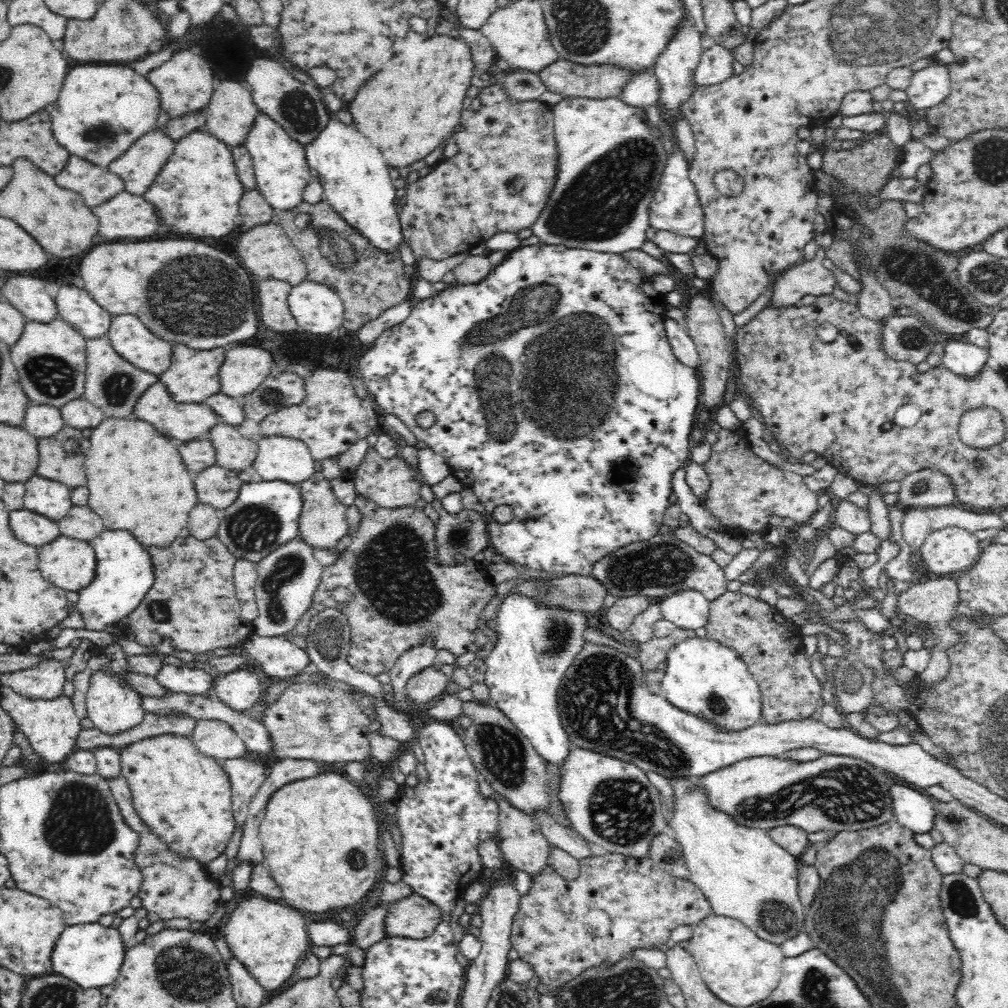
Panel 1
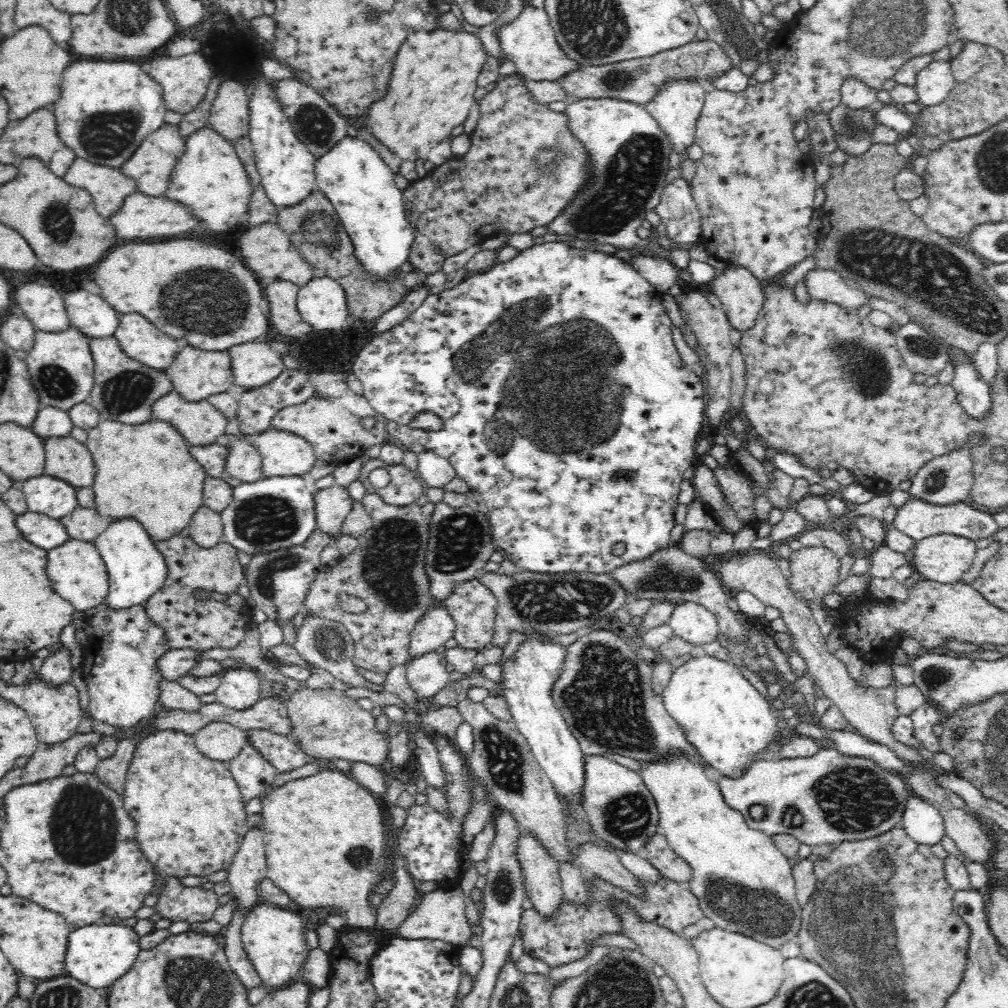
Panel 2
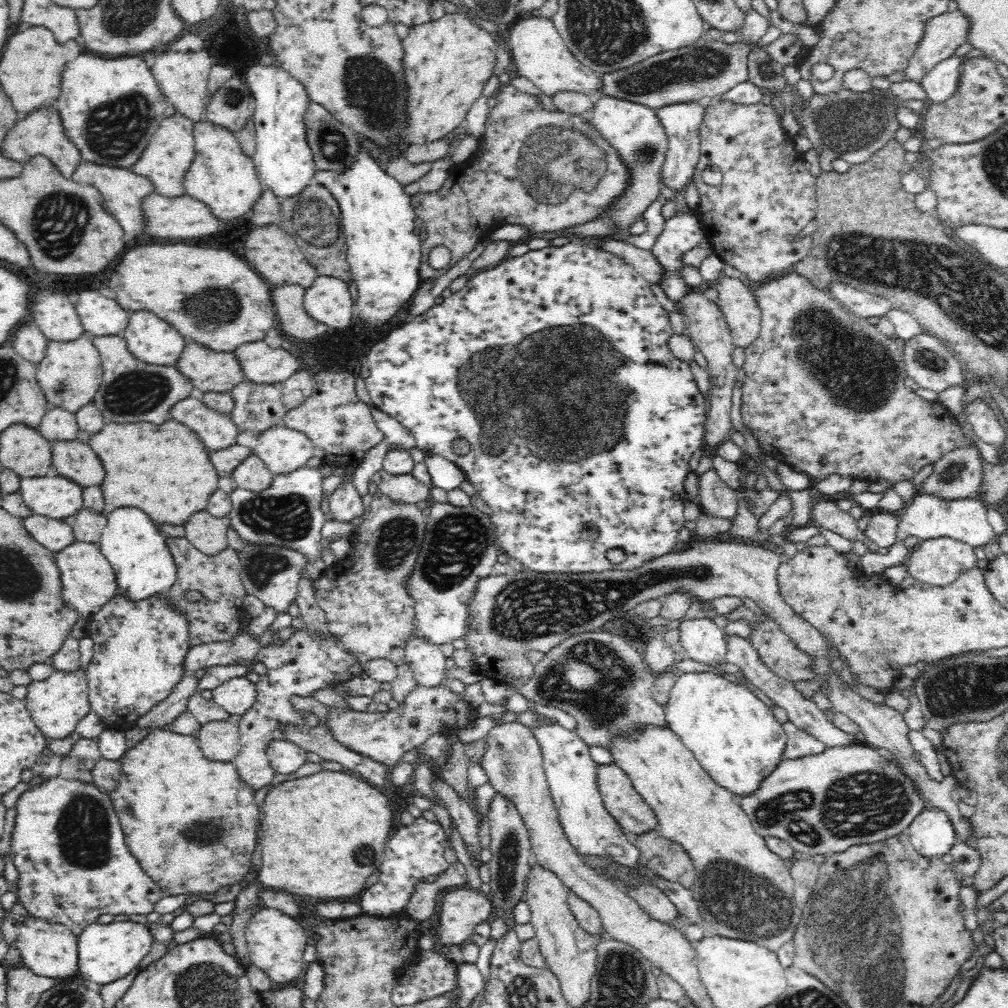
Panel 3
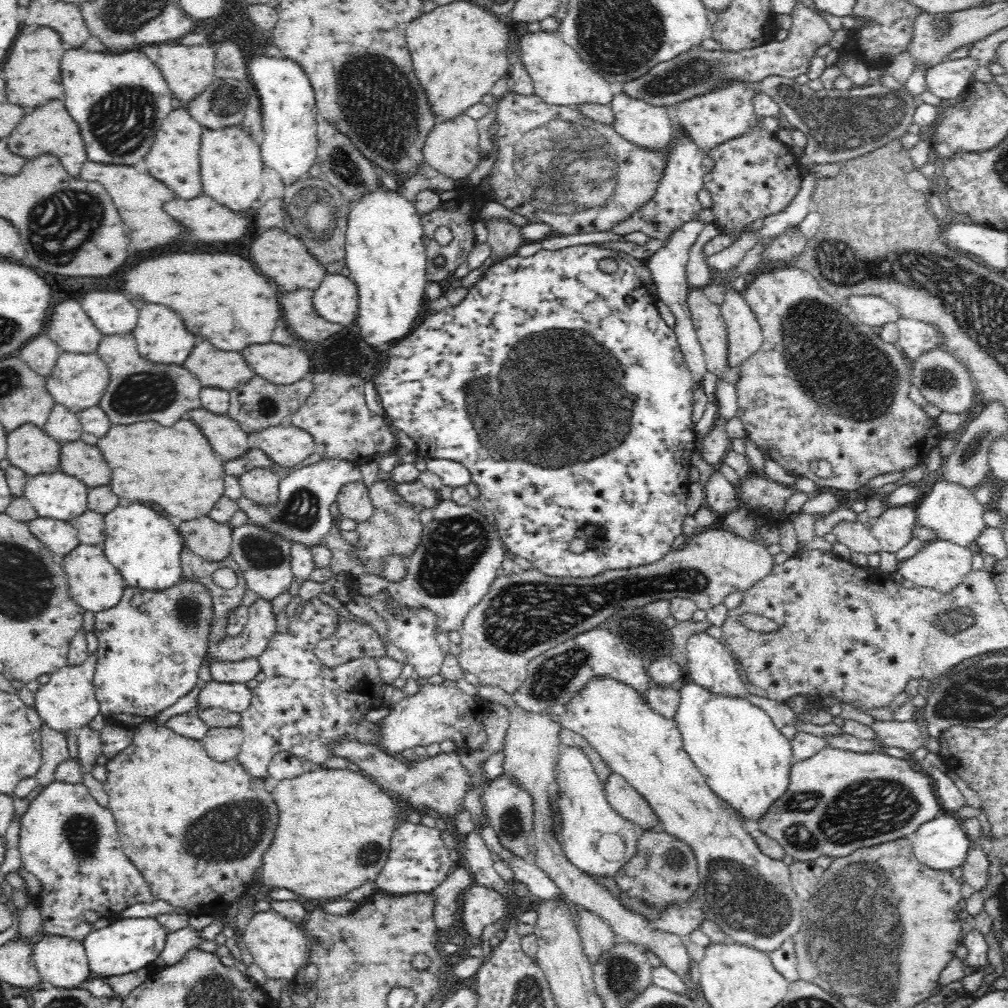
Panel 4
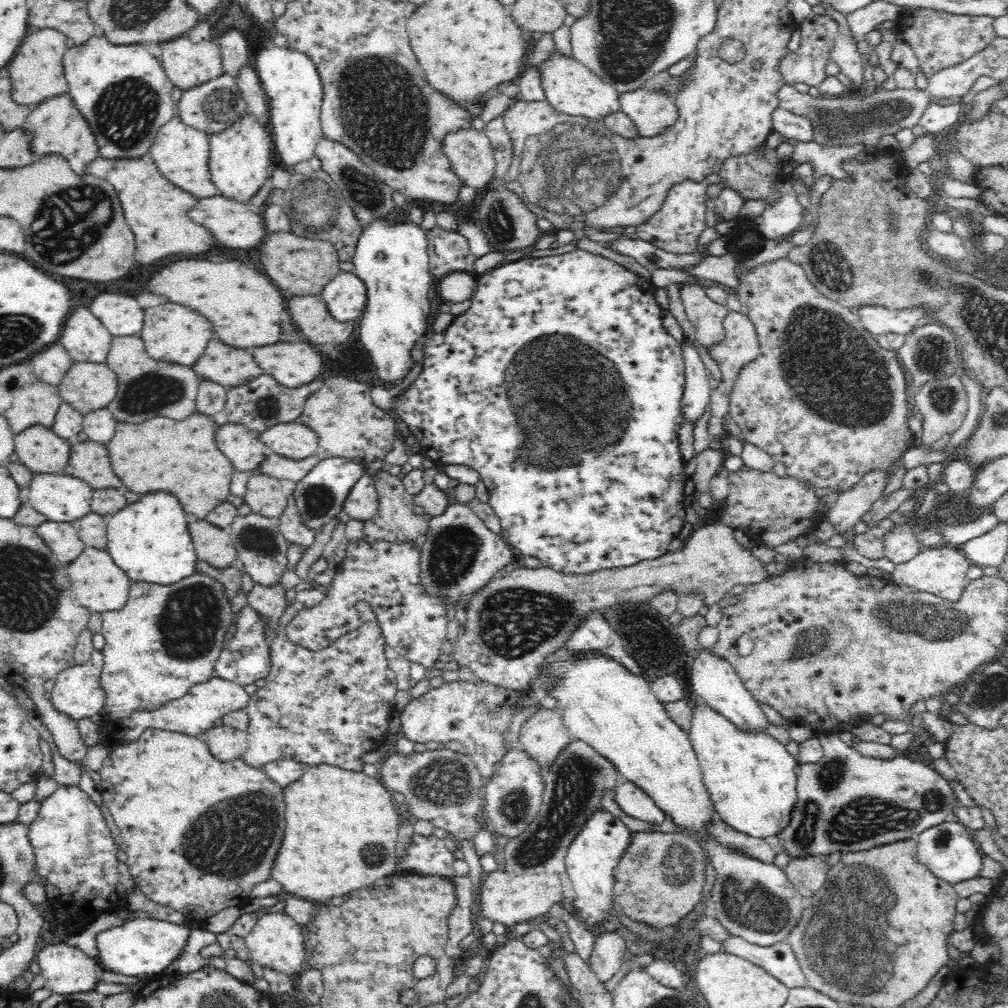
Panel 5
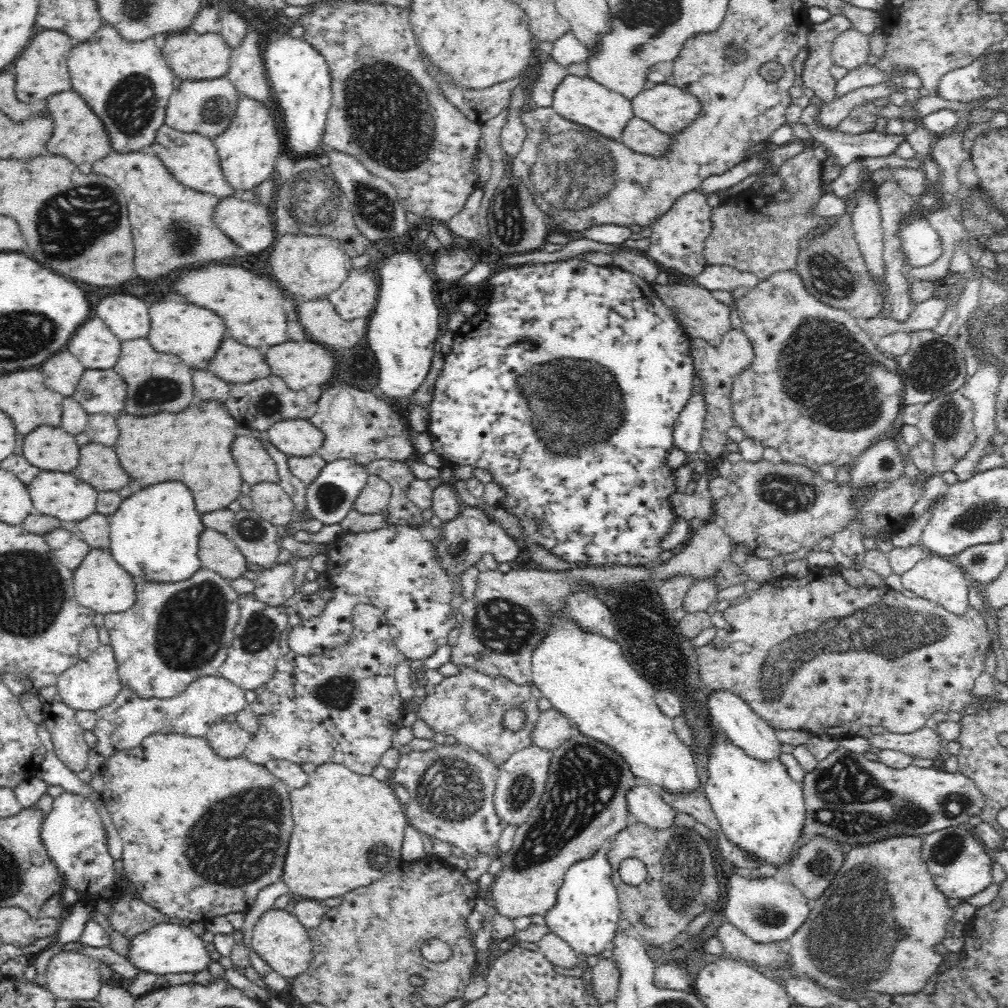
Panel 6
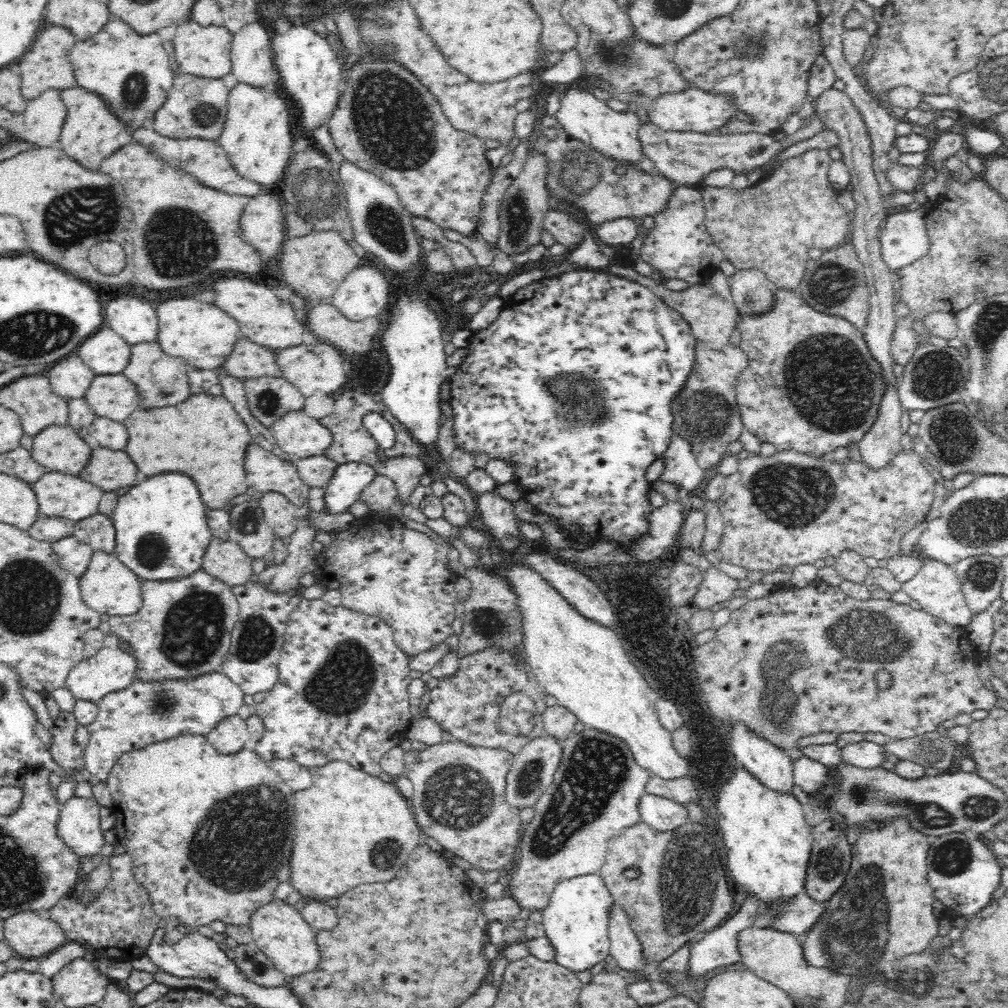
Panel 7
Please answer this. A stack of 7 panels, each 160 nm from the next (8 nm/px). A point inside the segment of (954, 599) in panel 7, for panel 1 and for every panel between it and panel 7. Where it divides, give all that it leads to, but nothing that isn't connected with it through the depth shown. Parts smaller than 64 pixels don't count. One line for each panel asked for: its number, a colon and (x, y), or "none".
1: (947, 551)
2: (943, 558)
3: (940, 561)
4: (942, 565)
5: (942, 571)
6: (940, 581)

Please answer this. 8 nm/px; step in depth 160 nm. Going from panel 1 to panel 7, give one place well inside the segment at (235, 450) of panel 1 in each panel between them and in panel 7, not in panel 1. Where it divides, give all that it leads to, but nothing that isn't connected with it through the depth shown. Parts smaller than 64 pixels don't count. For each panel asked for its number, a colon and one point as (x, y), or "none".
2: (243, 462)
3: (253, 475)
4: (261, 485)
5: (264, 495)
6: (272, 503)
7: (279, 513)

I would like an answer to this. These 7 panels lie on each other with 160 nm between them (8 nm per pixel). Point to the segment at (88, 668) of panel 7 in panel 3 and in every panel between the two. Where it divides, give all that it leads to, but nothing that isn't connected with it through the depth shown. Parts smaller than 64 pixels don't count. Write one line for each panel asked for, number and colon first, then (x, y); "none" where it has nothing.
3: (56, 704)
4: (67, 702)
5: (78, 692)
6: (91, 684)

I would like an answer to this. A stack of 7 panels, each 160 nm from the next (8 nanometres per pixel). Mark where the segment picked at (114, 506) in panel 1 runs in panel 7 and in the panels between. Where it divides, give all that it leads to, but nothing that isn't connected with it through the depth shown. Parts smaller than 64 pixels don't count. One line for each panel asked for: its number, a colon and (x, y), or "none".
2: (146, 472)
3: (165, 471)
4: (176, 468)
5: (180, 456)
6: (194, 445)
7: (204, 437)

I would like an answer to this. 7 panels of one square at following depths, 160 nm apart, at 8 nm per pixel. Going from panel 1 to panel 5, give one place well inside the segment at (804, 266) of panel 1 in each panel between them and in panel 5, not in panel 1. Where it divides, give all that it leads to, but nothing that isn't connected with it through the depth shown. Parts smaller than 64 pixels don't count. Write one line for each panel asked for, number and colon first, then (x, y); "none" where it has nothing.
2: (822, 284)
3: (863, 304)
4: (870, 310)
5: (877, 320)

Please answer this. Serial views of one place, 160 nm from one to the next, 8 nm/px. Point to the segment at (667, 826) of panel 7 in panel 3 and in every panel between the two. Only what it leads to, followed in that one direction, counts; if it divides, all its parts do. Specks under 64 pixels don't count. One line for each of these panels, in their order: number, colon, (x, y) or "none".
3: (621, 799)
4: (622, 797)
5: (633, 800)
6: (645, 803)

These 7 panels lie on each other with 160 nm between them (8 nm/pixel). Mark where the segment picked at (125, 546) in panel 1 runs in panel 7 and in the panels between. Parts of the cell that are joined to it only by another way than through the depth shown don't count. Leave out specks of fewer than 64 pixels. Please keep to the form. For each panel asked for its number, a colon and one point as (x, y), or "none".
2: (136, 569)
3: (144, 566)
4: (143, 545)
5: (149, 540)
6: (154, 534)
7: (161, 528)

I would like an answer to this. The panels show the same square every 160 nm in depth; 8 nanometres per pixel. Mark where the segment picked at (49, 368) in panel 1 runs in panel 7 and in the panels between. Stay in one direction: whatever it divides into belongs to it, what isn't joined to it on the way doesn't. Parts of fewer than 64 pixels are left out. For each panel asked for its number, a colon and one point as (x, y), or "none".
2: (61, 367)
3: (70, 375)
4: (78, 381)
5: (87, 386)
6: (99, 392)
7: (115, 397)

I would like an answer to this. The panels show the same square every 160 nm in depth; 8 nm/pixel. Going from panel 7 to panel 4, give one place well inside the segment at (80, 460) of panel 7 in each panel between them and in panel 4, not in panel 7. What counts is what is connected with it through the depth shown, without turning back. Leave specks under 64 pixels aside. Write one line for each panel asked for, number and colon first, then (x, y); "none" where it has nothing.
4: (29, 448)
5: (38, 448)
6: (49, 448)

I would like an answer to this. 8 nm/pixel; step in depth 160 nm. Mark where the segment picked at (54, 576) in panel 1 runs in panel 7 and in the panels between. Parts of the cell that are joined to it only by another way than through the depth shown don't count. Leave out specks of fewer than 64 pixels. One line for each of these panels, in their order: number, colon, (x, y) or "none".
2: (77, 572)
3: (88, 581)
4: (95, 584)
5: (97, 583)
6: (100, 583)
7: (110, 587)

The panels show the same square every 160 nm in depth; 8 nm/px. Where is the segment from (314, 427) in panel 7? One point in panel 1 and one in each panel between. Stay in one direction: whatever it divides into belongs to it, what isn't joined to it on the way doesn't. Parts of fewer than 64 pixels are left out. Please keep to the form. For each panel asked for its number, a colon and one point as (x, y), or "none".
1: (283, 458)
2: (283, 454)
3: (283, 450)
4: (286, 445)
5: (294, 440)
6: (296, 438)

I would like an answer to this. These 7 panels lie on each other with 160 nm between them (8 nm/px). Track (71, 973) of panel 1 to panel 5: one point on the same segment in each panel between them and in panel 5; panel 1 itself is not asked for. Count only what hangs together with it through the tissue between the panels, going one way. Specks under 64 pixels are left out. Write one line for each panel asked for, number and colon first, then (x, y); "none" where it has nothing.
2: (97, 955)
3: (106, 952)
4: (129, 944)
5: (146, 946)

